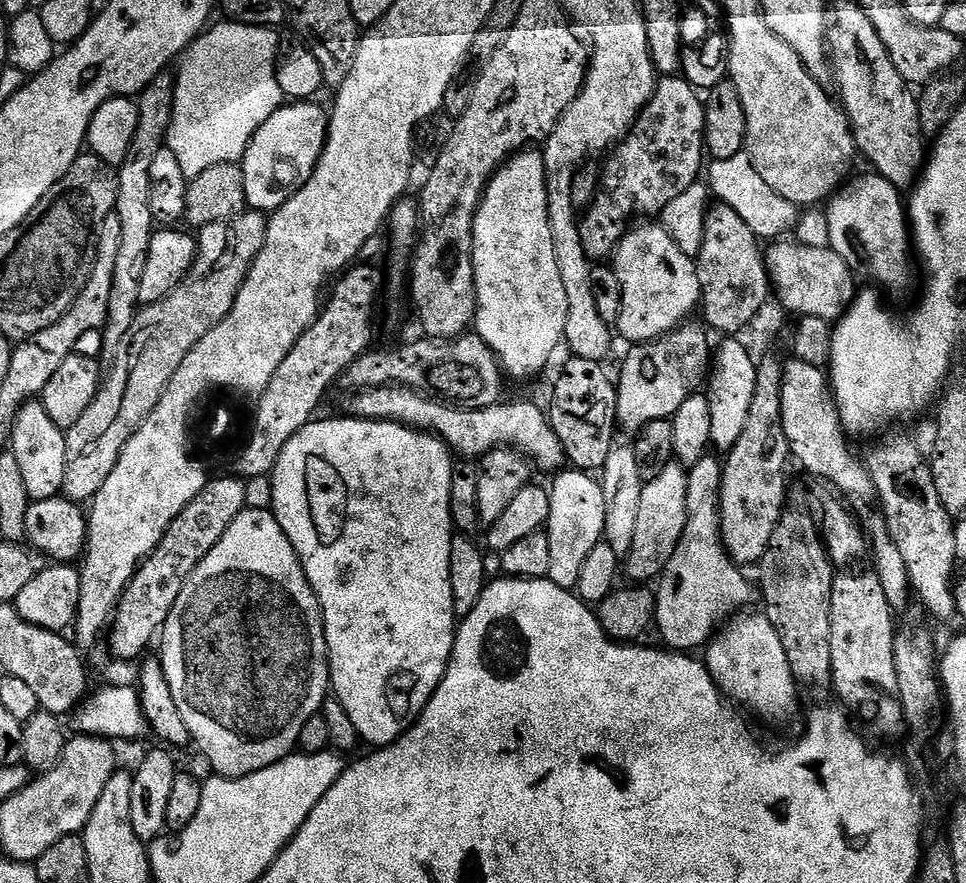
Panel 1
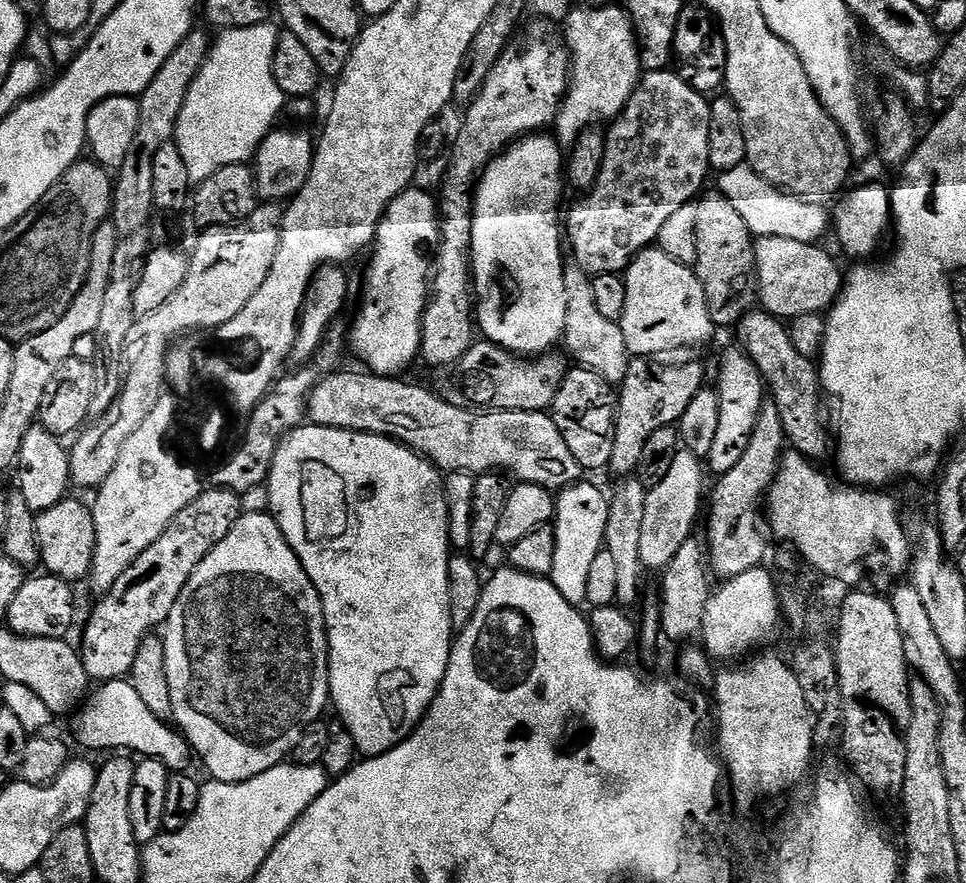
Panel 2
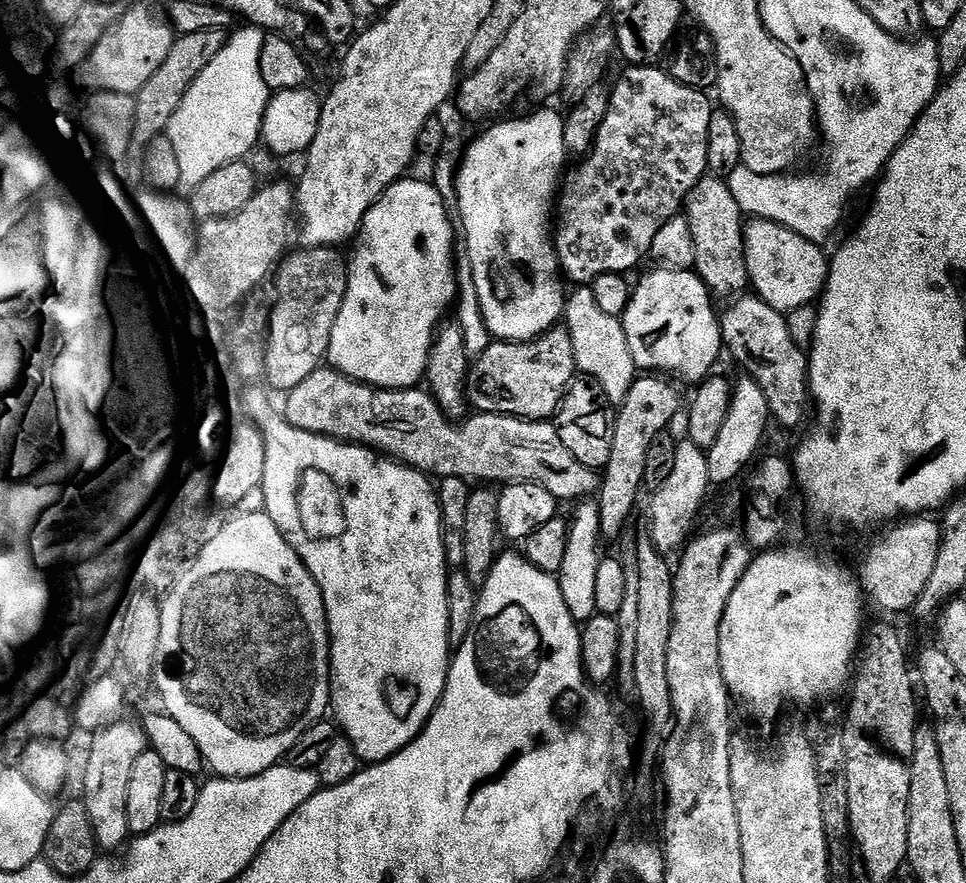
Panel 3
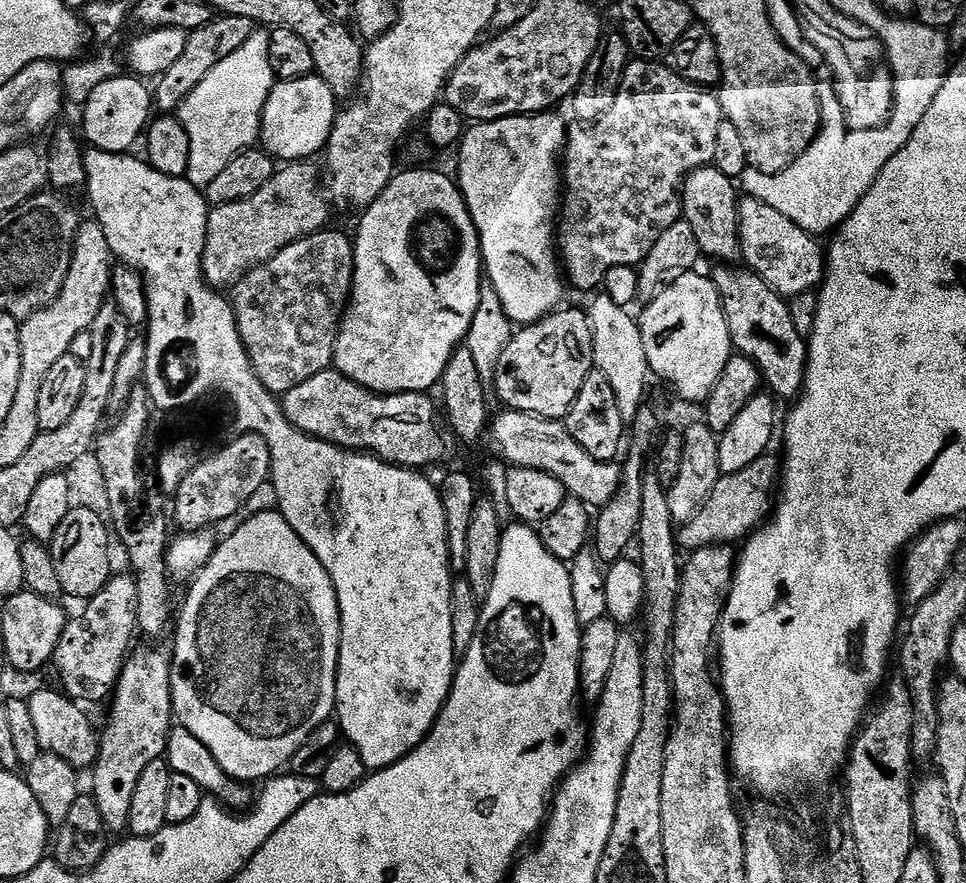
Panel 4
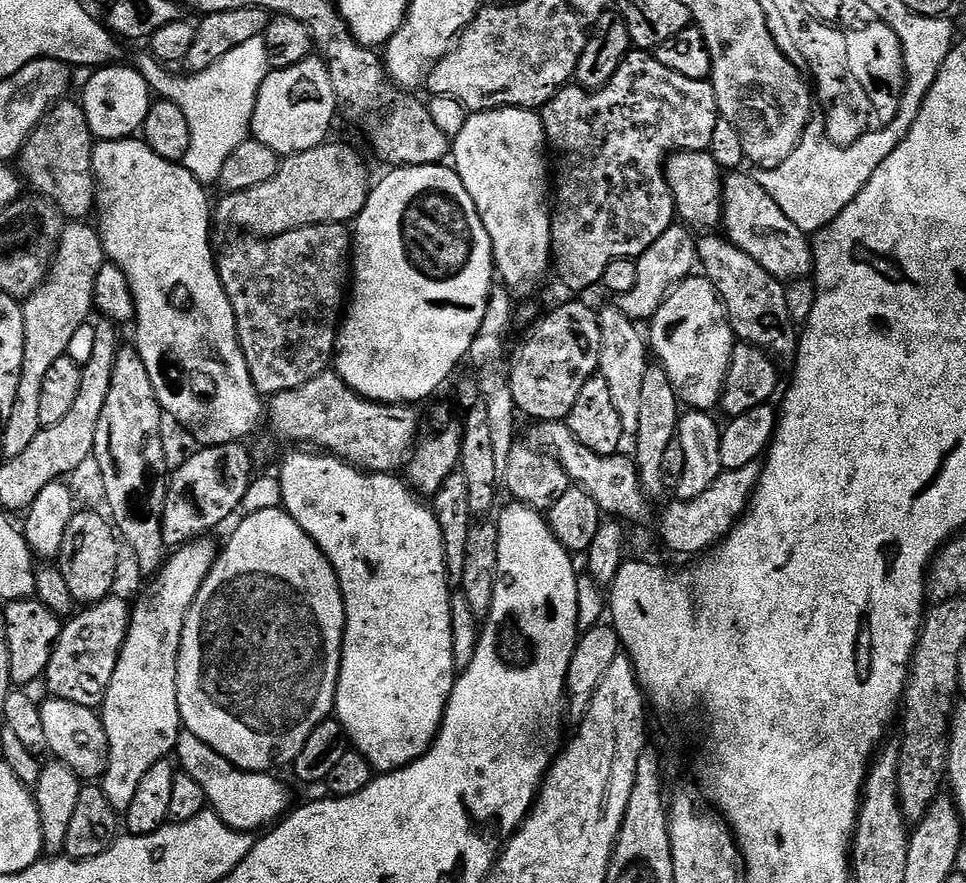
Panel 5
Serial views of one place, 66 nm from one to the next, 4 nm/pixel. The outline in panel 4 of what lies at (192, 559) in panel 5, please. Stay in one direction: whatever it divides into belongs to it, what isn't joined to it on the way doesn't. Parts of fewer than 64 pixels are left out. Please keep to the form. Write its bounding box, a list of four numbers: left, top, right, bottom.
[90,648,174,833]

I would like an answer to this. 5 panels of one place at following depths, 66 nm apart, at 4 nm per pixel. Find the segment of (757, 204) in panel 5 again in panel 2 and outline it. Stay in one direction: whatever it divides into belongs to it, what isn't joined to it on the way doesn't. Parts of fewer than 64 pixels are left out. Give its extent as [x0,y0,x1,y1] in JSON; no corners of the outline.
[756,236,842,318]

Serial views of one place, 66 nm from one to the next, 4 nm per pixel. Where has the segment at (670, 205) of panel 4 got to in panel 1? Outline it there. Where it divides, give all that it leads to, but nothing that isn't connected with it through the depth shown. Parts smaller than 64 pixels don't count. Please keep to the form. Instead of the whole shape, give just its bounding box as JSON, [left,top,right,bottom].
[580,75,706,262]

